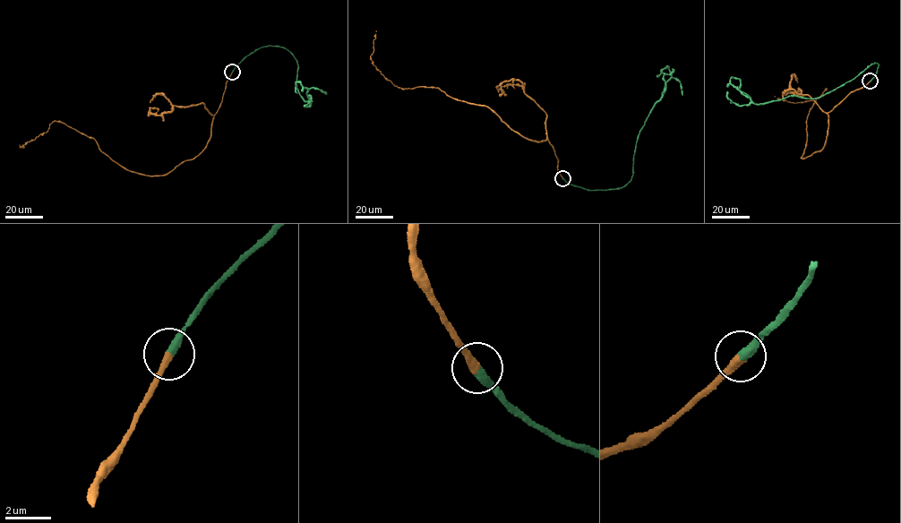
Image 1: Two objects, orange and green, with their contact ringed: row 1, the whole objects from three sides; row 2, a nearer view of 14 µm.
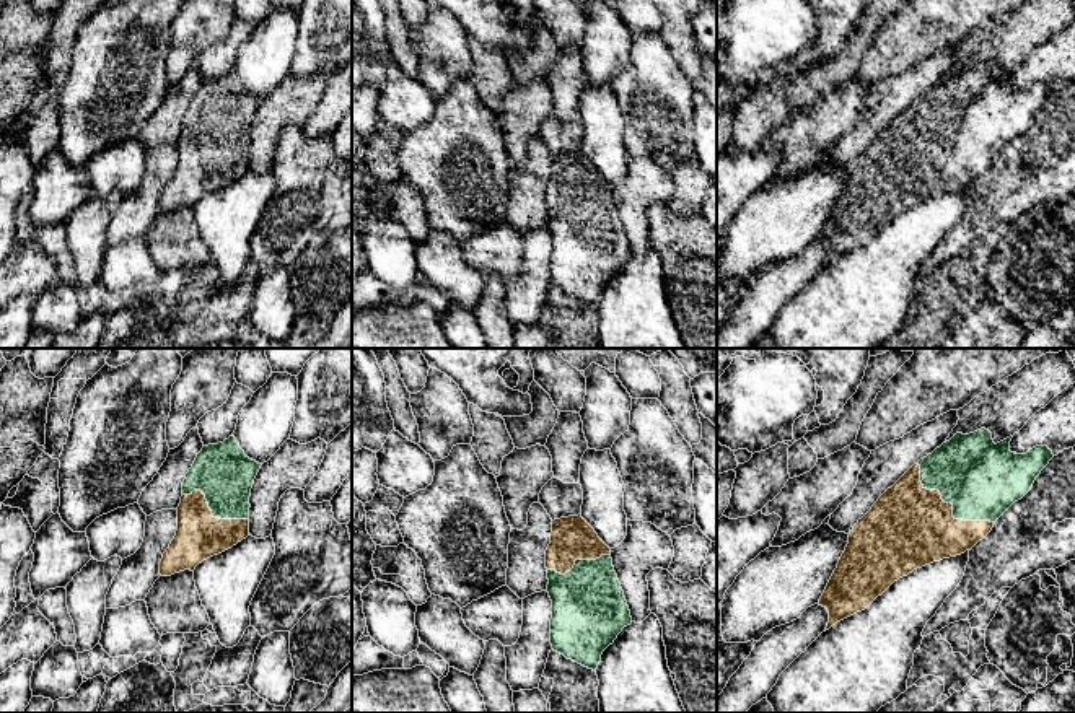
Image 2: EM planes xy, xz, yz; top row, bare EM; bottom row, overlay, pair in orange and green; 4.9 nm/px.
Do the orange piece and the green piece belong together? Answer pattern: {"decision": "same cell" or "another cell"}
{"decision": "same cell"}

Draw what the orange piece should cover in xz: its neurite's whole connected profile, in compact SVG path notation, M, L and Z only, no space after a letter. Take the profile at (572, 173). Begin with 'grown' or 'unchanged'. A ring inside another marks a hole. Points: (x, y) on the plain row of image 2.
grown; M581 150L554 155L546 203L552 285L596 306L603 287L632 259L611 184Z

